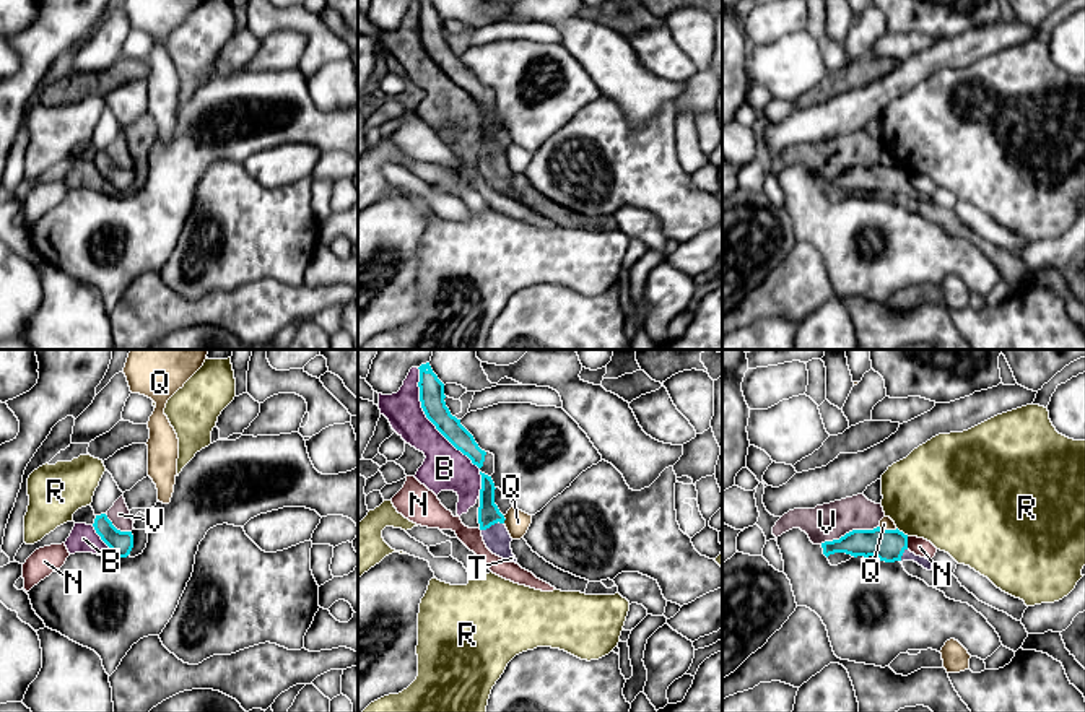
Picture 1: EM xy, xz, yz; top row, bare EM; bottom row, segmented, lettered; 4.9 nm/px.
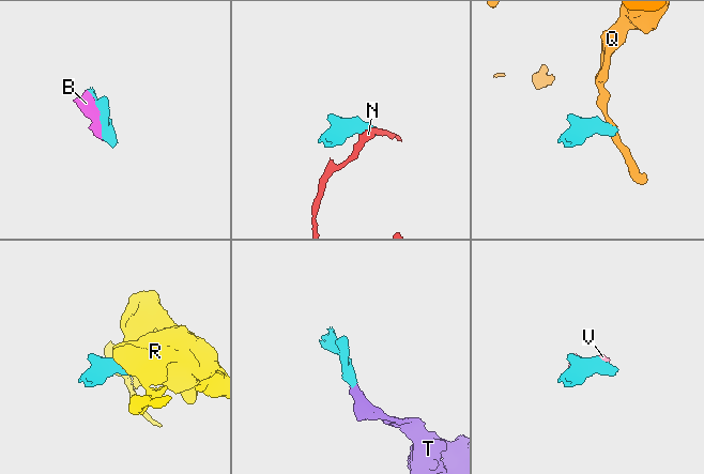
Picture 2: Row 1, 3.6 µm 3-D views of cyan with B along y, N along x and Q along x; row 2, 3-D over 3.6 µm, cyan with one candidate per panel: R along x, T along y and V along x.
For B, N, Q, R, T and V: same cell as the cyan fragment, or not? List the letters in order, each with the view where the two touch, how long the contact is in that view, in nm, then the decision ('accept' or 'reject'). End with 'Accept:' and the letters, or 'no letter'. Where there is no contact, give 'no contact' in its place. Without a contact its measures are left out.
B: meets cyan in xz; contact 600 nm long; reject
N: meets cyan in yz; contact 60 nm long; reject
Q: meets cyan in yz; contact 100 nm long; reject
R: meets cyan in yz; contact 80 nm long; reject
T: meets cyan in xz; contact 120 nm long; accept
V: meets cyan in yz; contact 300 nm long; reject
Accept: T

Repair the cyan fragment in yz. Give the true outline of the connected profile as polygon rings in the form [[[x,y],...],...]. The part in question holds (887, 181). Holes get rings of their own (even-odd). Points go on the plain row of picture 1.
[[[852,166],[839,176],[821,179],[823,190],[828,193],[834,189],[846,189],[857,192],[875,192],[885,198],[914,197],[927,206],[932,206],[932,198],[926,193],[916,192],[908,185],[908,171],[896,166]]]

